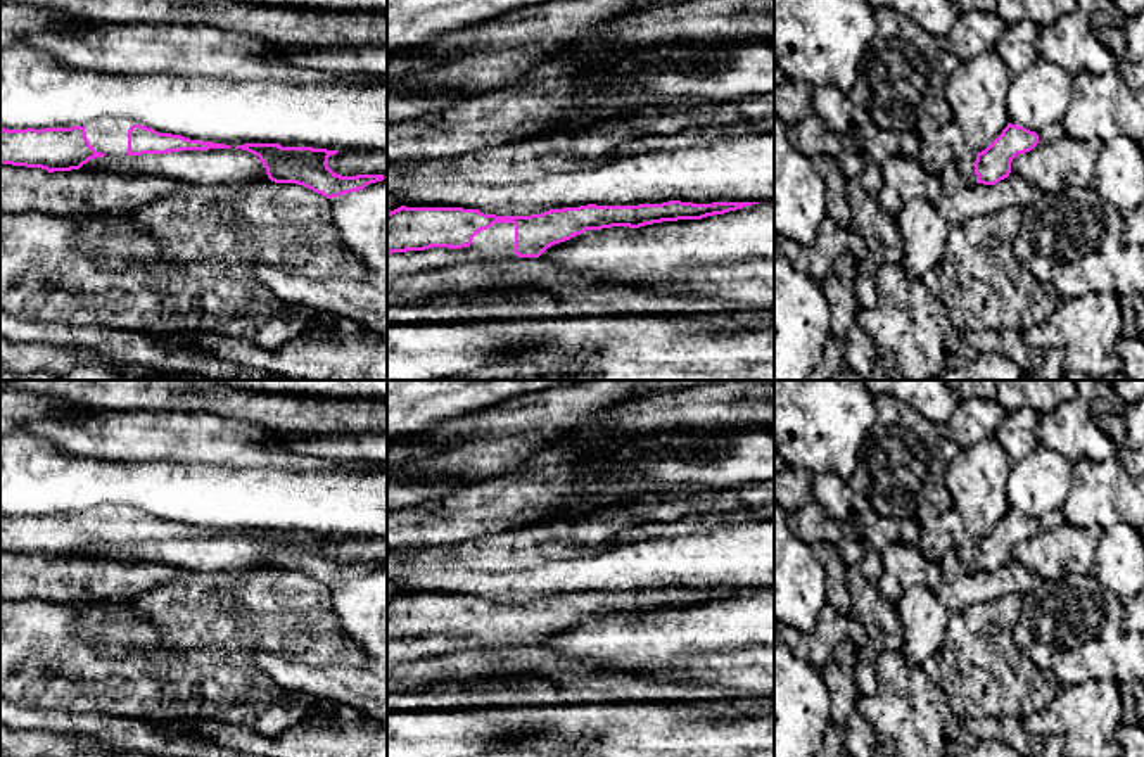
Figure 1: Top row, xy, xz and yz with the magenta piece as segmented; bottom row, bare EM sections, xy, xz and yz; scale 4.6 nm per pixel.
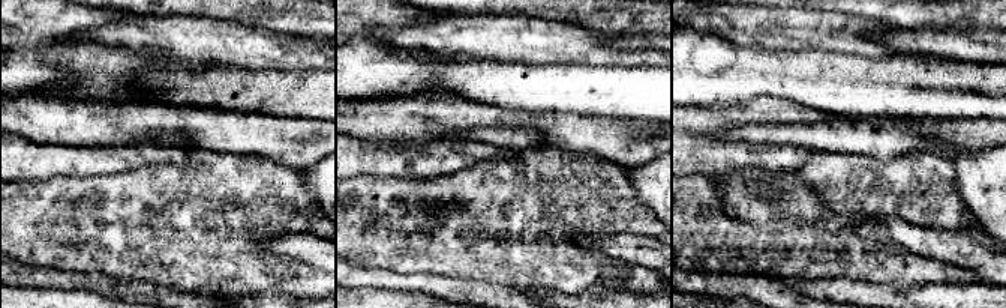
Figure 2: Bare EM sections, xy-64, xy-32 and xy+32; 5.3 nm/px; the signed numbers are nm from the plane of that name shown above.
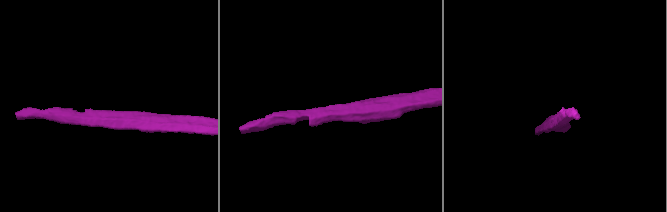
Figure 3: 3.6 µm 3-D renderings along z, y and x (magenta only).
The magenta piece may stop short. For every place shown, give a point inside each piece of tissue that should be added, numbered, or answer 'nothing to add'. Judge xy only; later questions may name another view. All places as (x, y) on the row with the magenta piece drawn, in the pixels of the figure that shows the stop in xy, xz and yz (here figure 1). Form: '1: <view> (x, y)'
1: xy (109, 135)

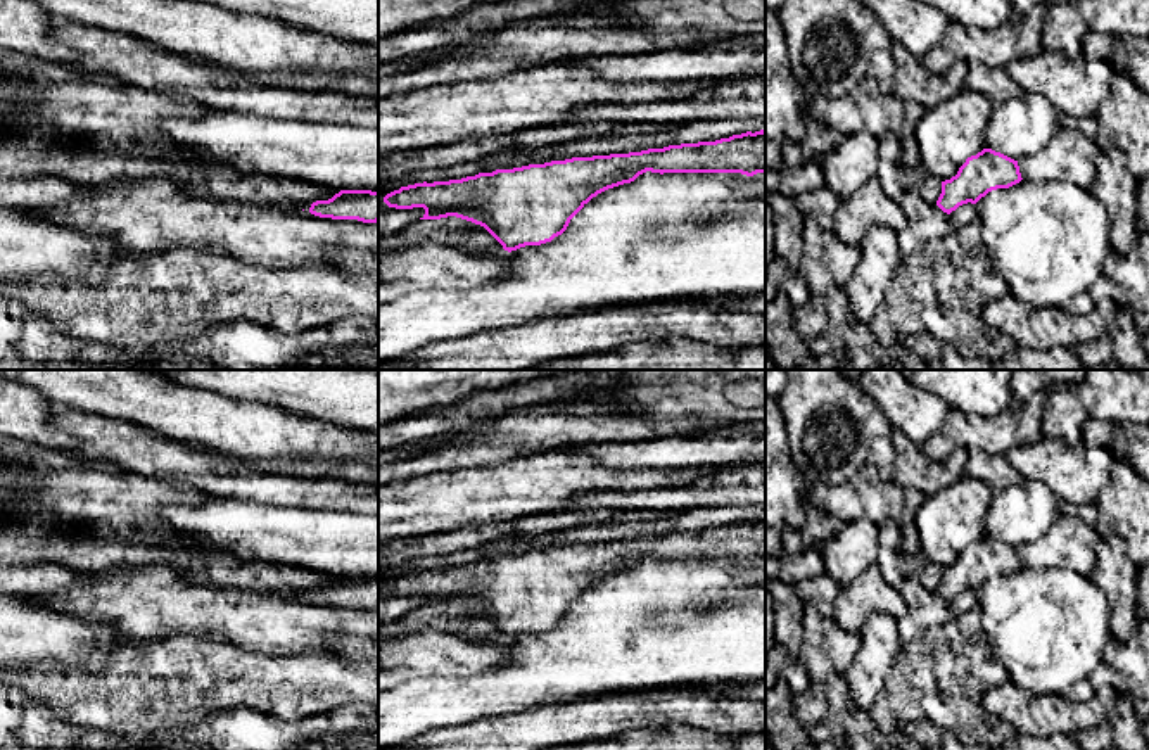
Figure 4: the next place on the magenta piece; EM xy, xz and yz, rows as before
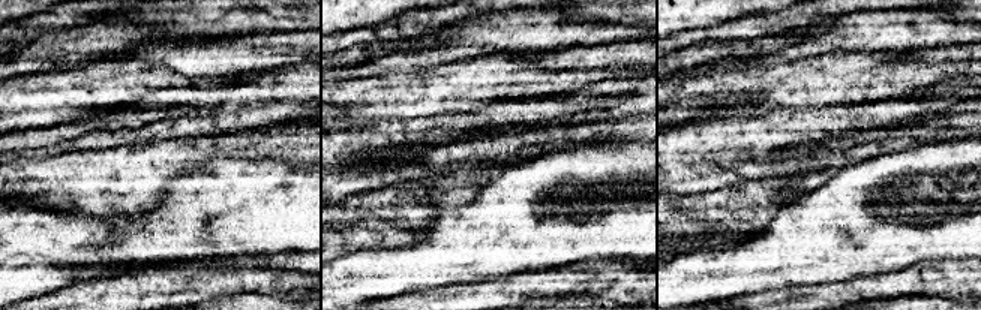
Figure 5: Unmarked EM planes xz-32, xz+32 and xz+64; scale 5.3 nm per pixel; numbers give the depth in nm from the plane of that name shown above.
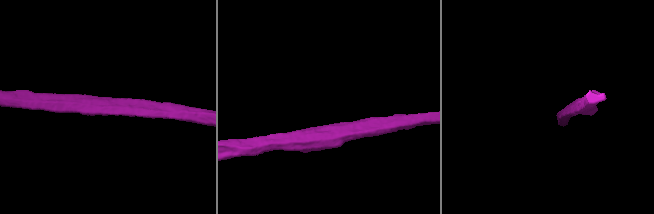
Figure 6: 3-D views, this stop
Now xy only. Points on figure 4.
nothing to add

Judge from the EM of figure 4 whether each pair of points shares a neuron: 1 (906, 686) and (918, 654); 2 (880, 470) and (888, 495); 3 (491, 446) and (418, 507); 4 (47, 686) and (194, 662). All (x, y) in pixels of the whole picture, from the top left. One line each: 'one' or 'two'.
1: one
2: two
3: two
4: one

